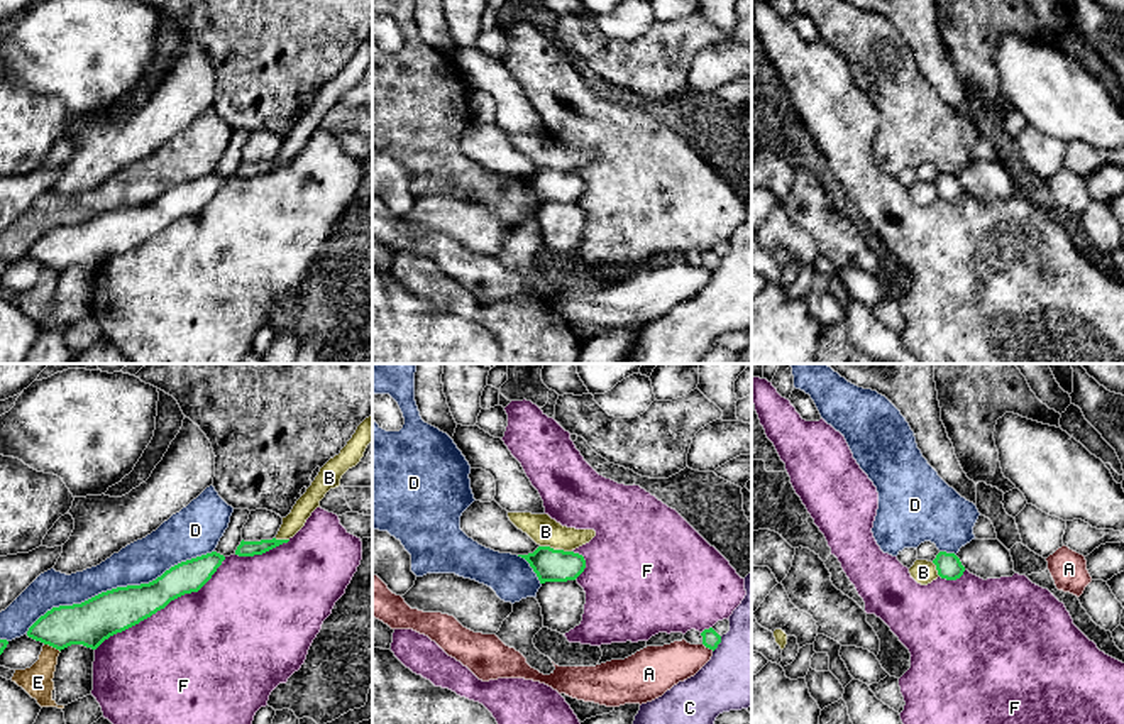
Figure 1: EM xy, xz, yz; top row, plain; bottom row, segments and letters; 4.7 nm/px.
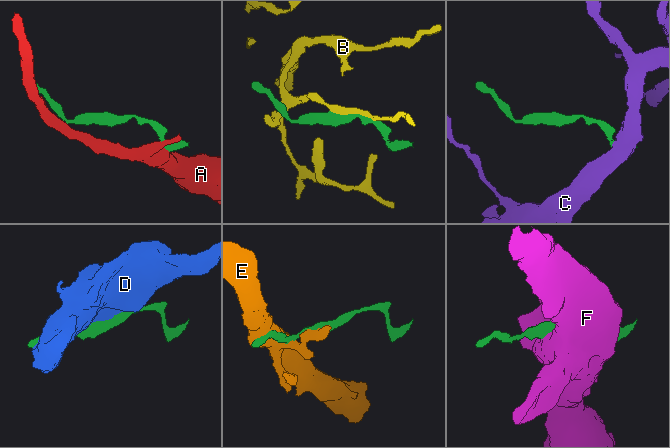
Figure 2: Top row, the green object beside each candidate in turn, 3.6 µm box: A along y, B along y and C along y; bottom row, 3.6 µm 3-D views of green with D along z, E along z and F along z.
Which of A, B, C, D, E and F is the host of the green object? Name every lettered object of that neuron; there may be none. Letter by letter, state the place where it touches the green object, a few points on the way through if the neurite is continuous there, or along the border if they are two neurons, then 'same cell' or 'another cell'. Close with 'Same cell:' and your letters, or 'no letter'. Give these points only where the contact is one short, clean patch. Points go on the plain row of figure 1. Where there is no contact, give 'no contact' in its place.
A: xz (708, 268) | another cell
B: xz (556, 171) | another cell
C: xz (718, 264) | along xz (721, 257), (713, 273) | another cell
D: xy (119, 208) | same cell
E: xy (53, 268) | another cell
F: xy (163, 229) | another cell
Same cell: D

